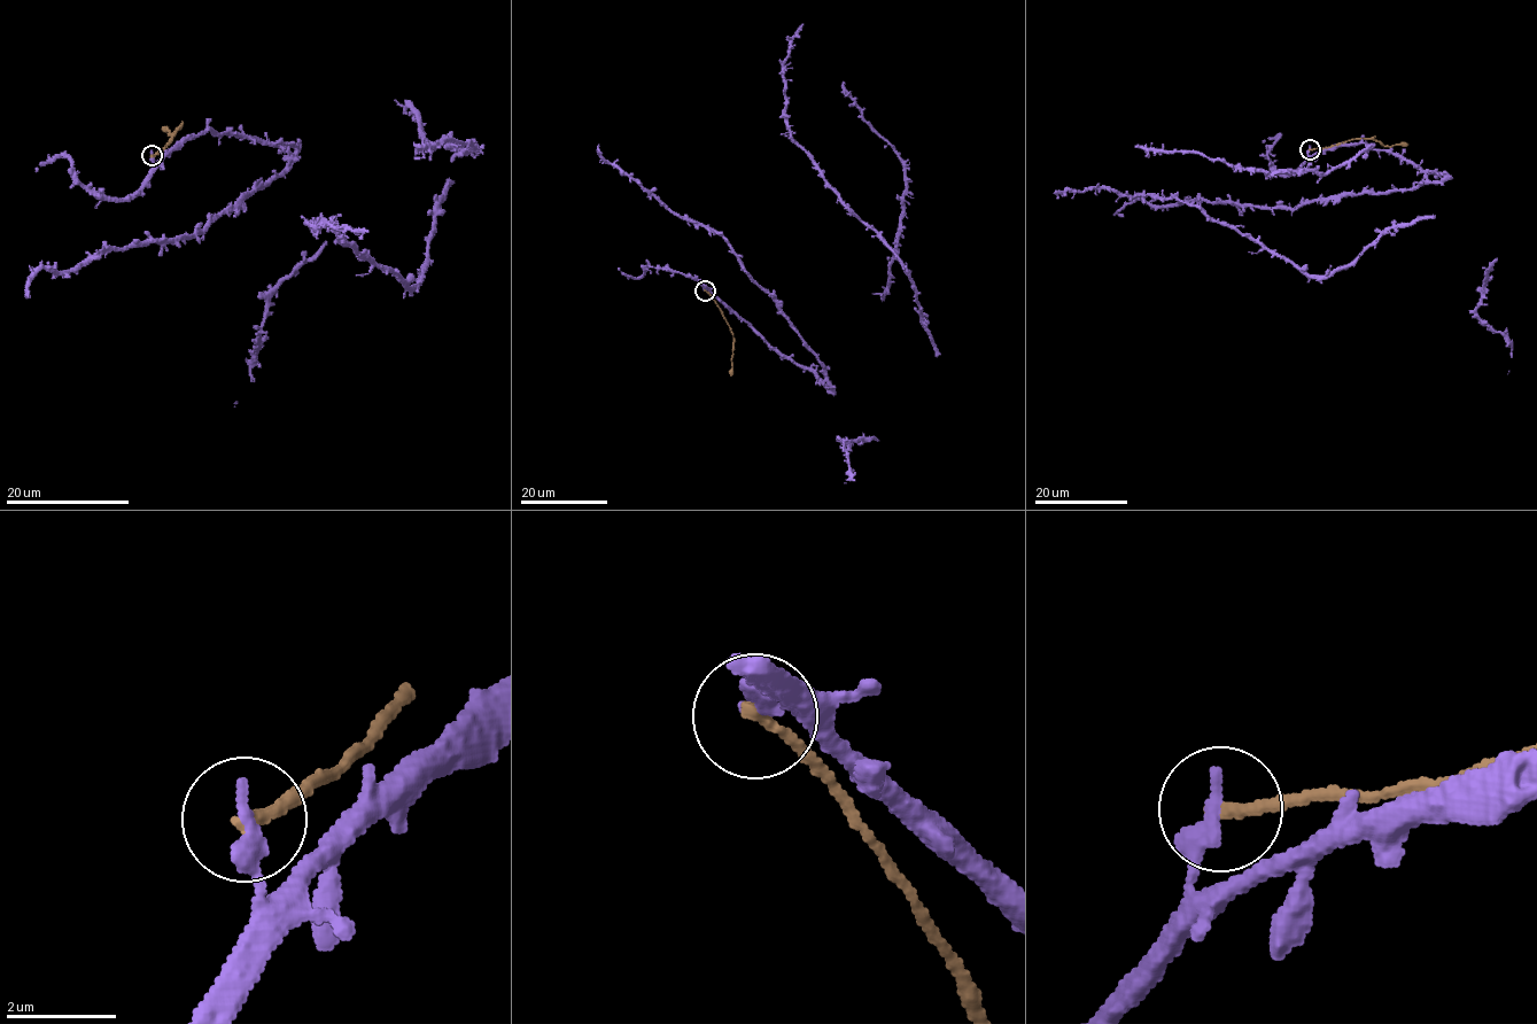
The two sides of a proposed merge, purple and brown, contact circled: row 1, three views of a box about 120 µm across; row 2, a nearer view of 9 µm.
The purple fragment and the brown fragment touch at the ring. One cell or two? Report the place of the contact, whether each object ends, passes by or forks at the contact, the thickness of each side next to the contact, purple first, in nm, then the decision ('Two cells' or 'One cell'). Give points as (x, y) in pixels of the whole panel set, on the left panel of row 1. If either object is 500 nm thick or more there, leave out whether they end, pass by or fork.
Place: (152, 155). At the ring purple ends. At the ring brown ends. Thickness 360 nm (purple) against 200 nm. Two cells

